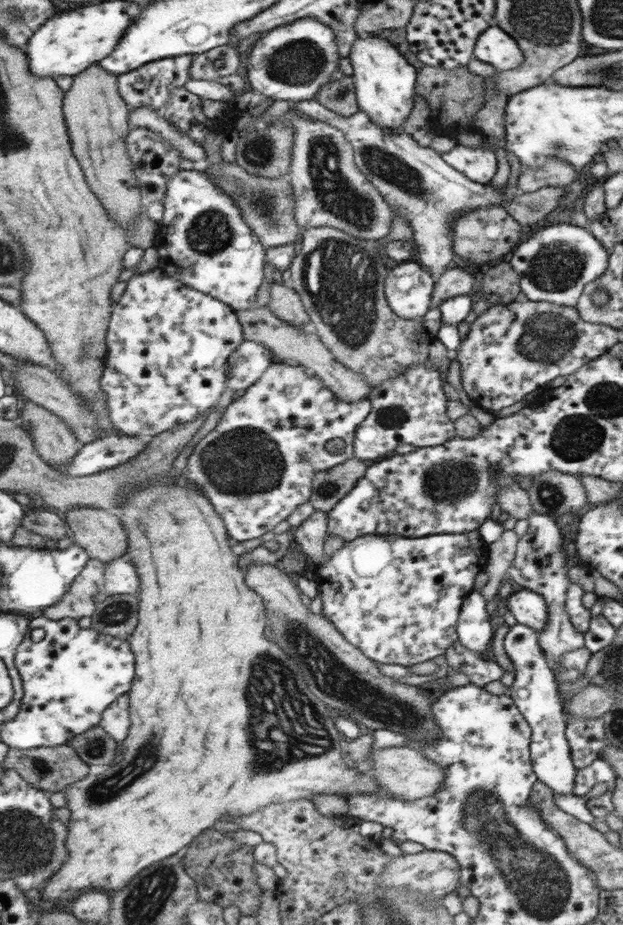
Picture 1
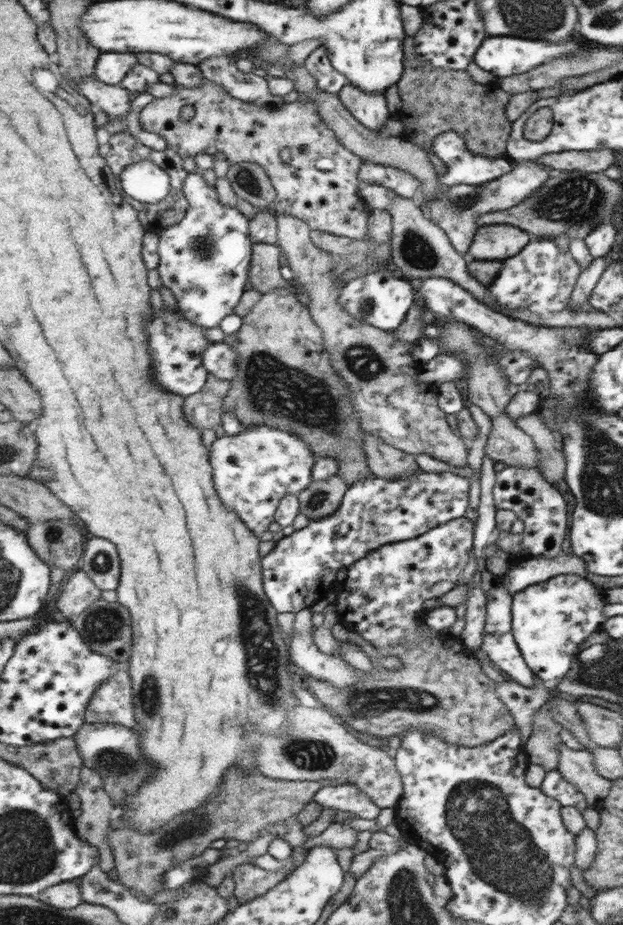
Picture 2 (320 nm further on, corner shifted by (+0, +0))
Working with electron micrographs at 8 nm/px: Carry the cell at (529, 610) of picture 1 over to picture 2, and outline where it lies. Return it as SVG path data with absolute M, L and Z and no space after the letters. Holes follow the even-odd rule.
M559 574L518 590L515 594L512 594L512 601L512 636L515 638L525 662L527 662L528 668L542 681L543 687L553 689L570 671L571 659L577 657L577 646L588 639L592 633L600 630L607 619L601 590L585 579L584 576Z

